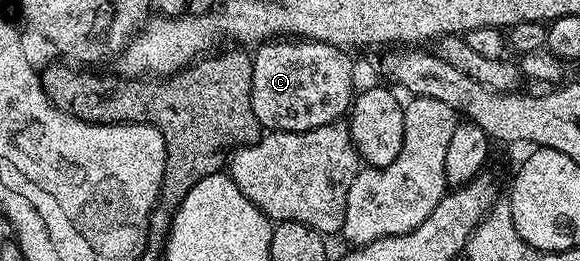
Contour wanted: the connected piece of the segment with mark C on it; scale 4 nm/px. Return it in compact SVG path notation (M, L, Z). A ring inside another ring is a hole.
M272 39L251 54L250 103L261 130L301 133L341 120L354 100L352 61L338 45L307 39Z

